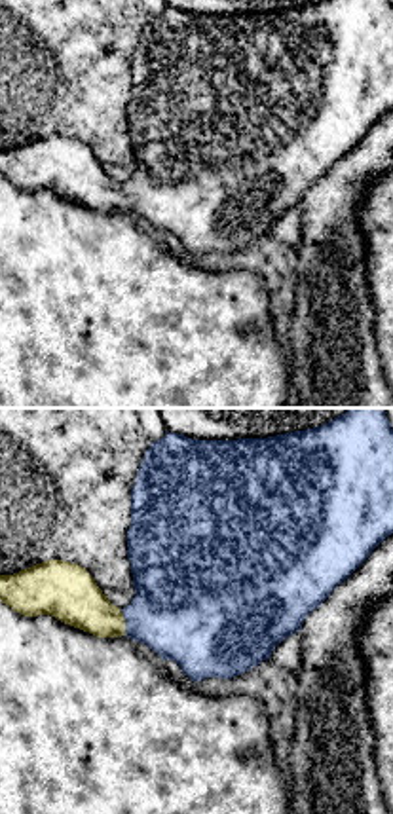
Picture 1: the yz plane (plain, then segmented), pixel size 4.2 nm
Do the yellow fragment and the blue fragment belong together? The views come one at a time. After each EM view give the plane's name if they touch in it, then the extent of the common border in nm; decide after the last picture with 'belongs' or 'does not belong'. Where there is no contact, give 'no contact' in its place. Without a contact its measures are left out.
contact in yz; length 110 nm

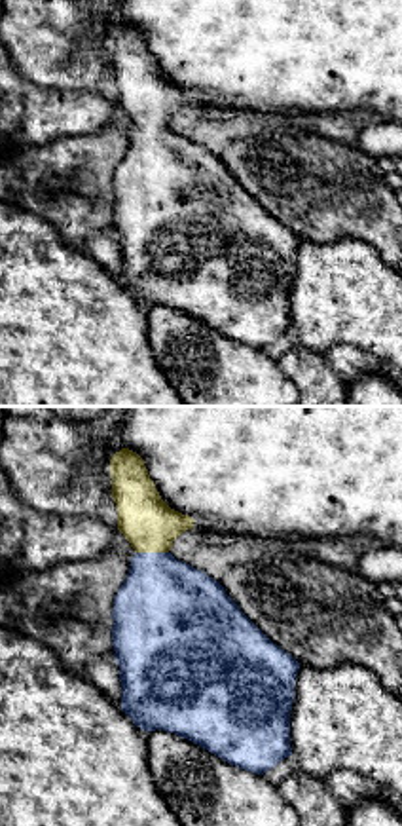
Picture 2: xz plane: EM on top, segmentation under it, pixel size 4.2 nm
contact in xz; length 140 nm

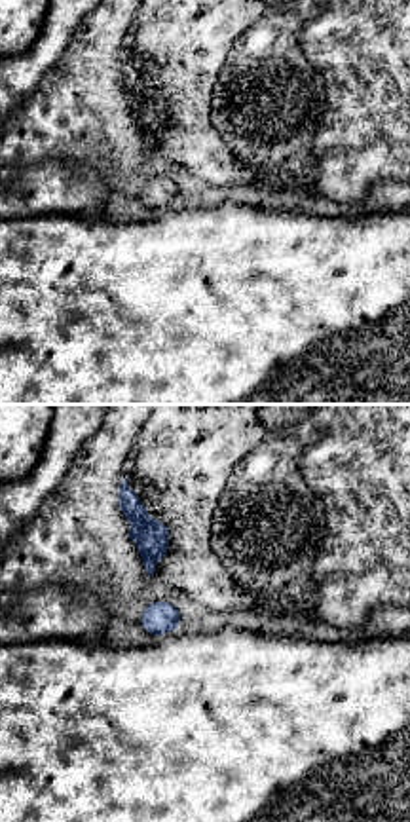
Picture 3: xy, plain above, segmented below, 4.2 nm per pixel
no contact

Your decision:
belongs

